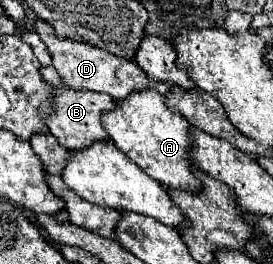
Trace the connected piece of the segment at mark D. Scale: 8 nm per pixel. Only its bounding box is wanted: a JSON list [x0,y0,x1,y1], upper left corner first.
[35,20,169,102]

